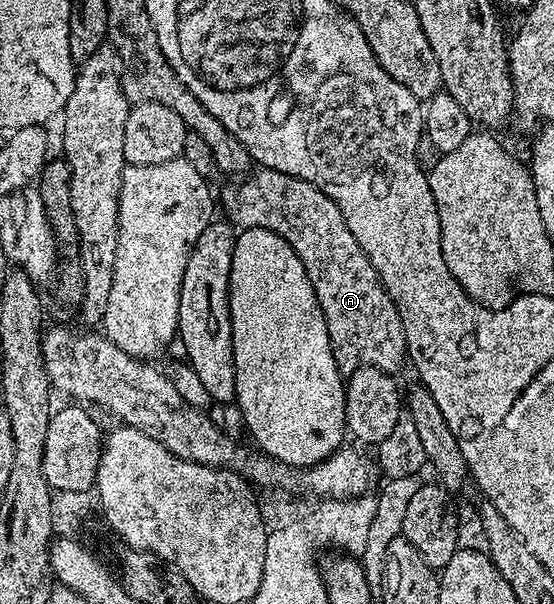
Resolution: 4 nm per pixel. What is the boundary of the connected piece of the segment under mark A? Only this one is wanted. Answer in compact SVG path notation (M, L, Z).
M255 168L249 175L230 183L222 193L220 205L226 208L225 216L239 230L267 229L283 237L300 255L300 263L304 263L304 271L308 271L308 279L312 283L312 291L316 291L316 299L320 303L320 311L324 311L324 319L328 327L328 343L332 355L338 364L338 370L344 375L355 373L361 365L374 365L391 375L397 374L402 361L407 360L404 327L400 323L400 315L392 303L382 280L372 267L368 255L356 243L352 231L348 231L348 223L344 223L344 215L340 215L340 207L324 195L312 183L304 179L296 179L292 175L284 175L280 171Z

